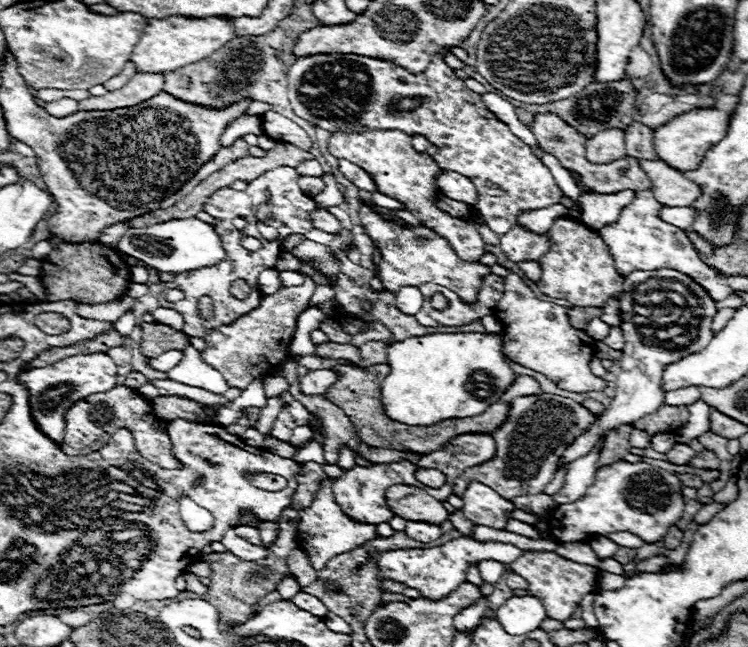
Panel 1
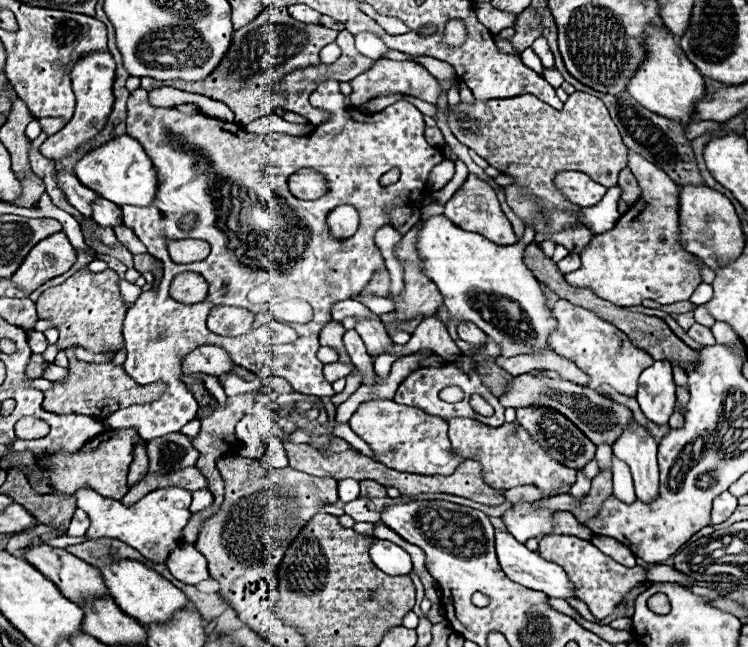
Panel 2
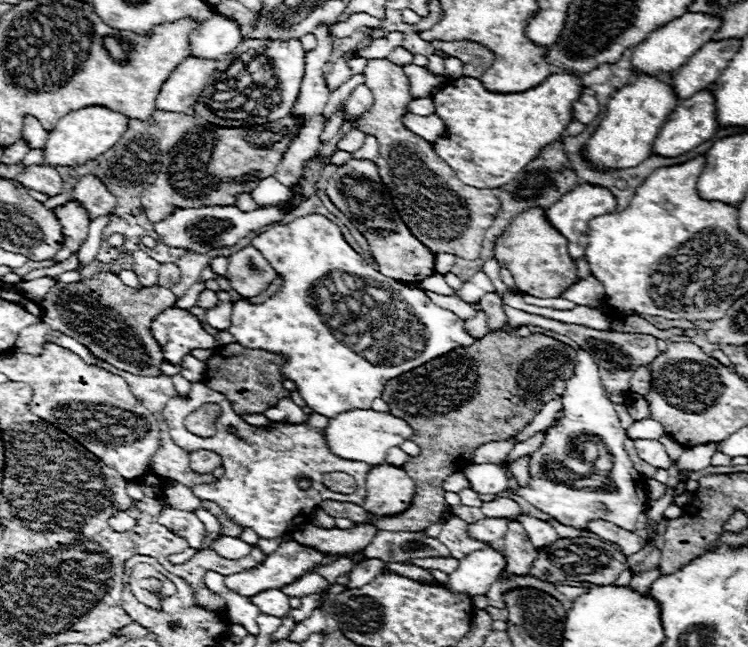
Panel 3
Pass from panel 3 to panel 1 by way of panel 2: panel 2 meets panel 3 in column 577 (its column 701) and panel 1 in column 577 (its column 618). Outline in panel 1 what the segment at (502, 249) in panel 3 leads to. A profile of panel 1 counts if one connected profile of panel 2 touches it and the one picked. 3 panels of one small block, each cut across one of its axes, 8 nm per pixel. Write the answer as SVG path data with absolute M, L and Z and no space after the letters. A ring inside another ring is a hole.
M560 216L552 222L548 230L550 250L540 256L542 278L538 280L538 288L542 294L552 298L568 300L574 306L598 306L606 304L610 298L618 298L622 294L622 276L614 268L614 258L610 248L602 242L596 230L588 228L582 220Z

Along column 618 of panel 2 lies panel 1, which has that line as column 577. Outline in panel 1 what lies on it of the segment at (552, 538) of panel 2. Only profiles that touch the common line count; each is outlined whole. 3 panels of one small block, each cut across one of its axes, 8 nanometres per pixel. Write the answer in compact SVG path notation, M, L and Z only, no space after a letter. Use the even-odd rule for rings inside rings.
M524 552L518 560L514 560L510 564L510 570L528 580L528 594L542 600L542 606L546 608L548 618L560 620L560 622L572 618L572 612L580 604L582 596L588 592L594 592L598 588L596 586L596 580L598 580L596 568L566 562L556 552Z

